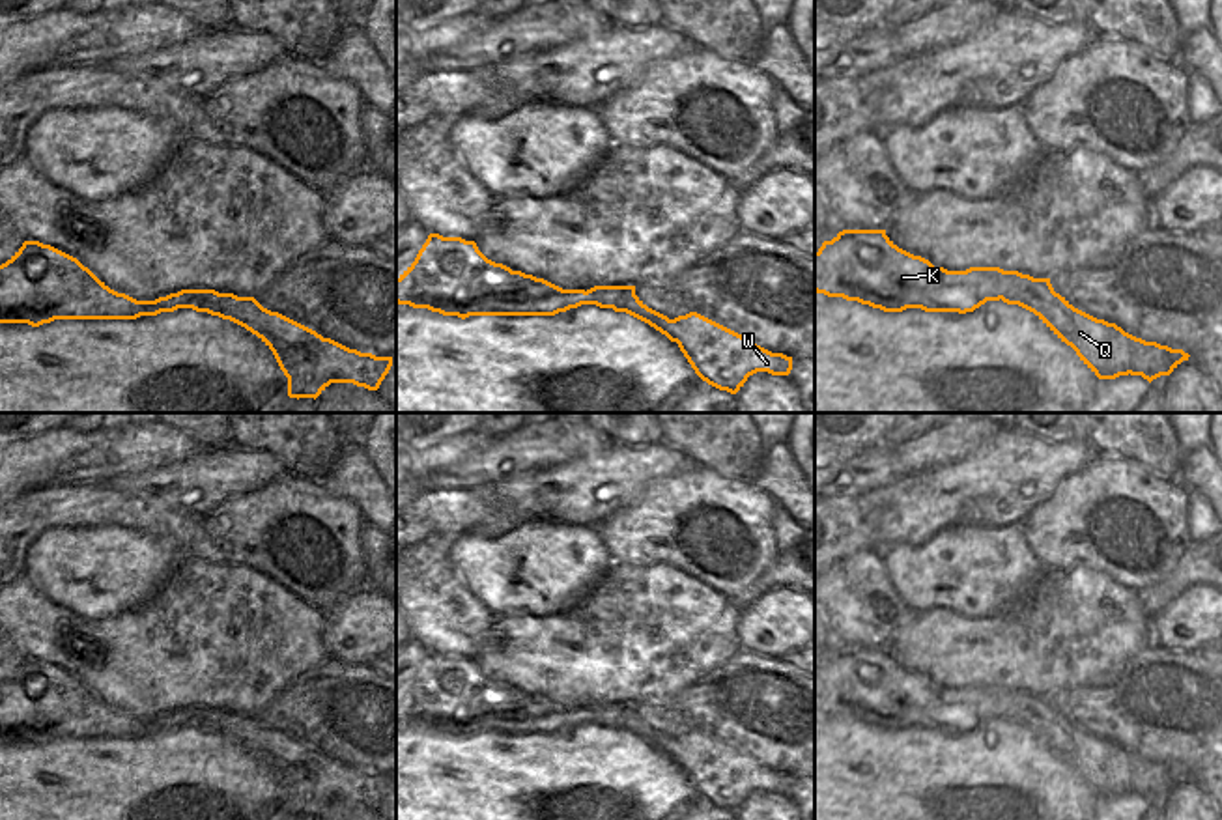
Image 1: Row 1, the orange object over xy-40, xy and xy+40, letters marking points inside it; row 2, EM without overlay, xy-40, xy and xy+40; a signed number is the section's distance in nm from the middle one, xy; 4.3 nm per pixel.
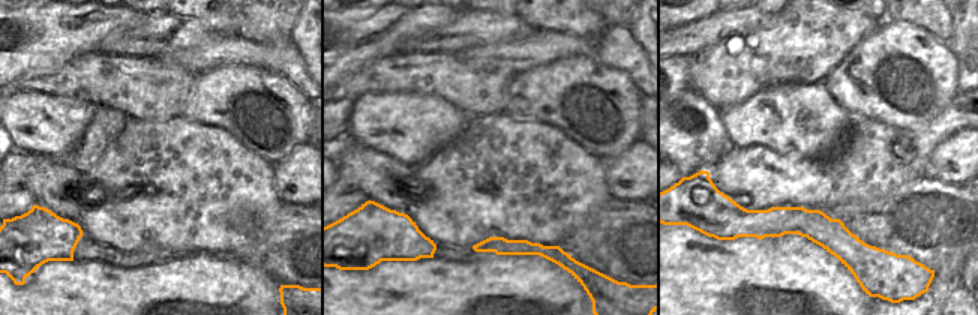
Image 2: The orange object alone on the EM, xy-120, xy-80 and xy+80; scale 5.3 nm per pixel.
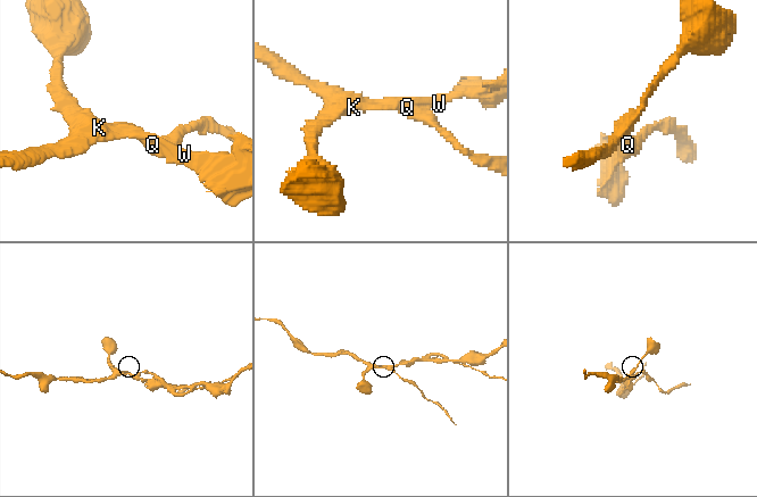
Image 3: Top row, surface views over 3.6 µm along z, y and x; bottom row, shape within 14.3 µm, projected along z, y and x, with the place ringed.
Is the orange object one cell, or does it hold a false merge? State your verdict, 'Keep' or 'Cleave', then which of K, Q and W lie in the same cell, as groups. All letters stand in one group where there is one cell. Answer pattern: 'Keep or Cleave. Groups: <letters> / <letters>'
Cleave. Groups: K W / Q.

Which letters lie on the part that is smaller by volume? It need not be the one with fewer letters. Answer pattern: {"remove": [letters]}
{"remove": ["Q"]}

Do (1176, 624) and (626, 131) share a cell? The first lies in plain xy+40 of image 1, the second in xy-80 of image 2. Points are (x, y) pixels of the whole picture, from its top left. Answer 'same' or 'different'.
different

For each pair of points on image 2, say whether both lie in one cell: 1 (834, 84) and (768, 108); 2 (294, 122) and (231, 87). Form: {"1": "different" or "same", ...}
{"1": "different", "2": "same"}

